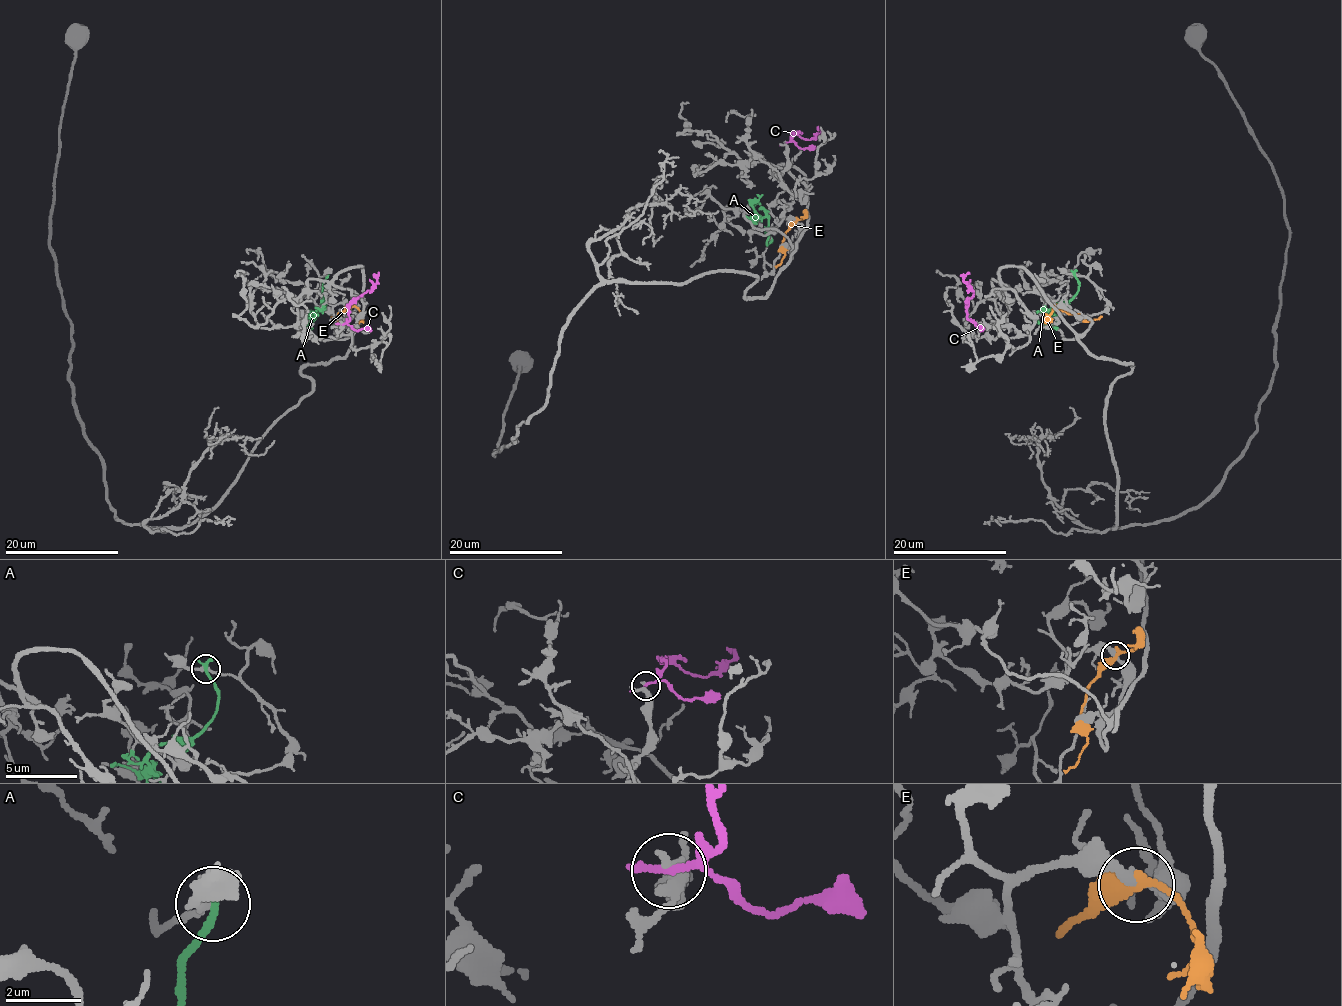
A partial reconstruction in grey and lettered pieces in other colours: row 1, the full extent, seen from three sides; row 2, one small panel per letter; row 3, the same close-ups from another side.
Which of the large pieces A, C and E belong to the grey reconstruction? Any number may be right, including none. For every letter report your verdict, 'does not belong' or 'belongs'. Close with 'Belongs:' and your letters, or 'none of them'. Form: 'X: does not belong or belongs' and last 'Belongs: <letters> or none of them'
A: does not belong
C: does not belong
E: does not belong
Belongs: none of them

